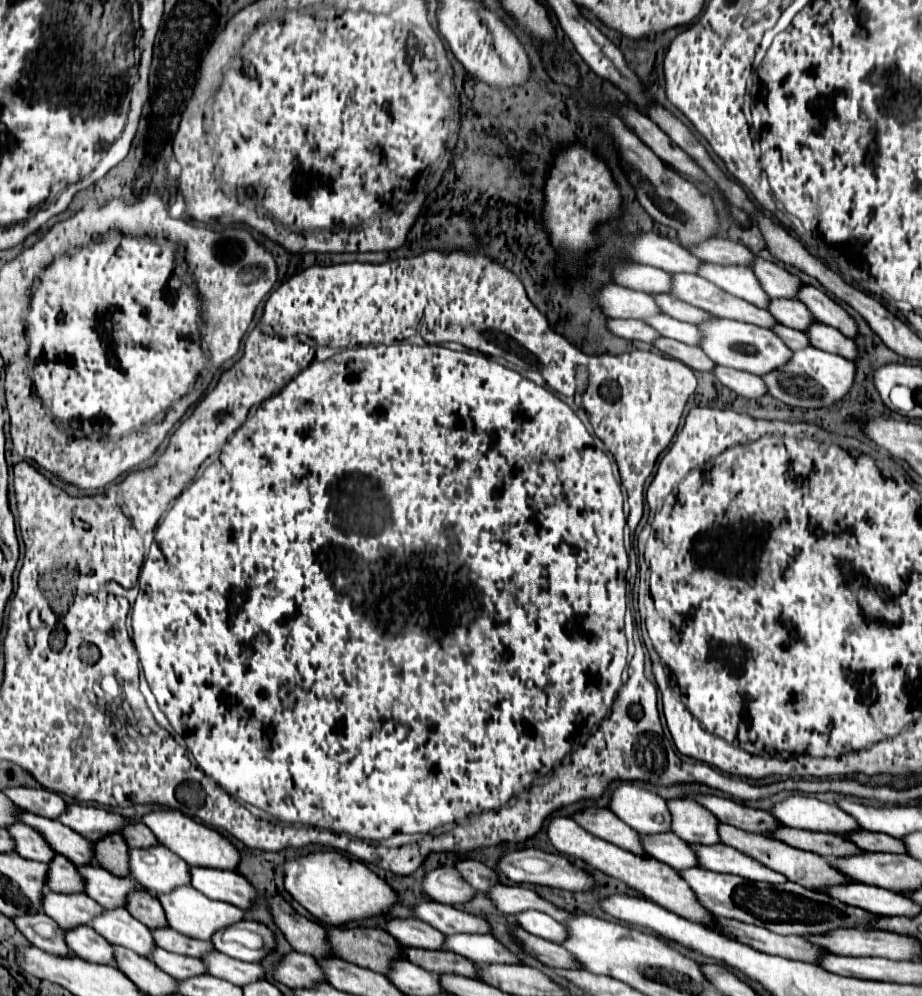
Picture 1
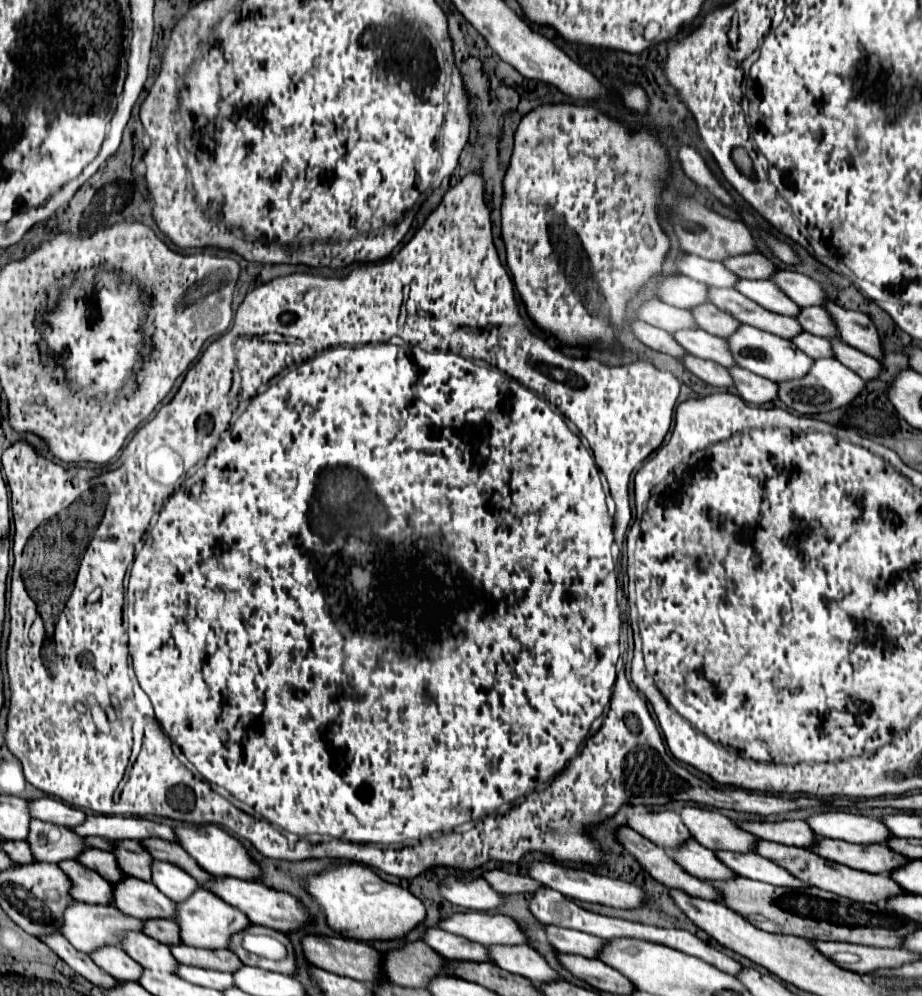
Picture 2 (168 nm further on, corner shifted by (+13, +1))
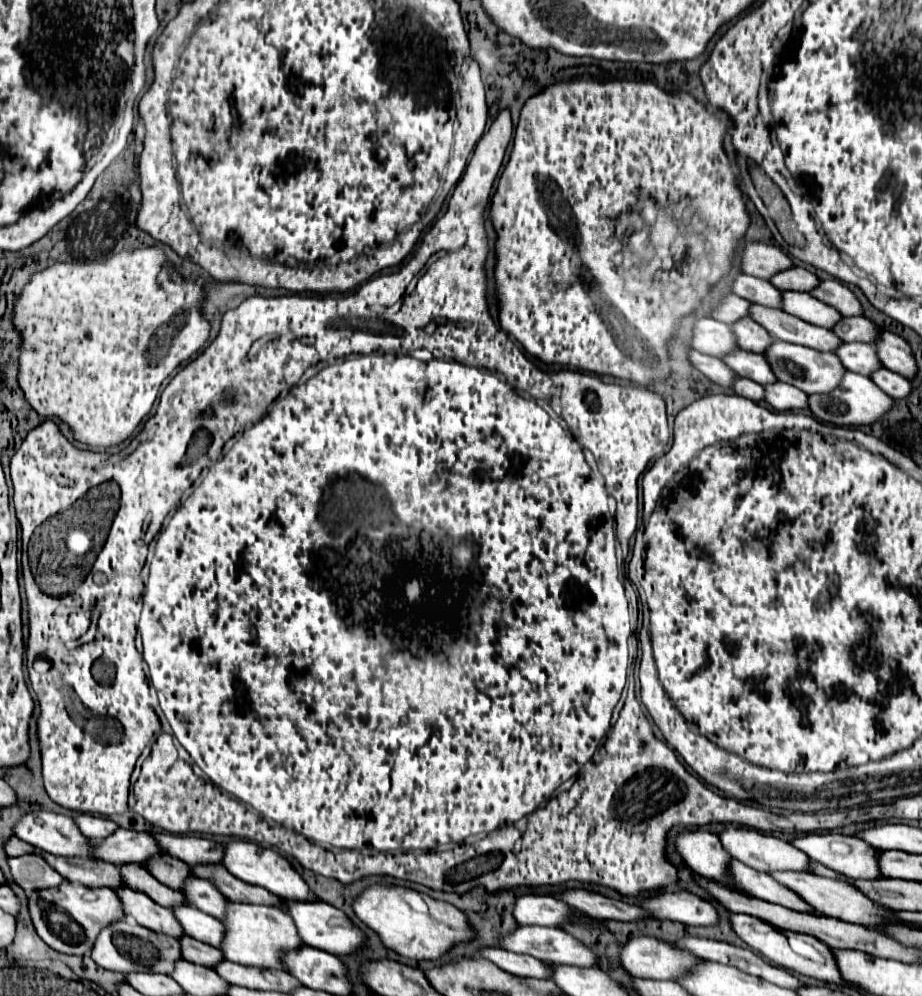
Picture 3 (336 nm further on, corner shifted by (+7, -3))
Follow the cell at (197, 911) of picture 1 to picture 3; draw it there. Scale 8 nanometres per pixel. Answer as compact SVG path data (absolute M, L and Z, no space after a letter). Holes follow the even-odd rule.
M227 902L225 918L221 918L225 928L223 942L219 950L223 952L225 960L243 964L243 966L259 966L259 968L277 968L281 970L281 952L293 950L301 946L301 938L287 914L279 912L273 906L255 906L255 904L241 904L241 902Z

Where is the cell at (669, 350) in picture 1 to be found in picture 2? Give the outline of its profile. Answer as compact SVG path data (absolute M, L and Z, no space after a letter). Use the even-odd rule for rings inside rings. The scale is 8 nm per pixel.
M691 354L687 358L683 358L681 362L687 366L687 370L691 370L695 376L699 376L703 382L707 382L711 386L717 386L717 388L731 388L733 386L733 378L731 378L729 370L719 364L701 360Z

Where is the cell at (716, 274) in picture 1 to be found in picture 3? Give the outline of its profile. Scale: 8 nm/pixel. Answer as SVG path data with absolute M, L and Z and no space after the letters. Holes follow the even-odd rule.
M797 290L781 292L781 310L823 328L831 328L833 324L837 324L837 320L841 320L837 310L815 300L811 294L797 292Z

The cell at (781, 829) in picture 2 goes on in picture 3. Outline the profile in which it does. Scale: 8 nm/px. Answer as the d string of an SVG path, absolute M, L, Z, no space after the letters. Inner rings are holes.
M815 832L789 842L815 862L821 862L823 866L841 872L849 878L879 878L875 862L877 850L853 836L843 836L835 832Z

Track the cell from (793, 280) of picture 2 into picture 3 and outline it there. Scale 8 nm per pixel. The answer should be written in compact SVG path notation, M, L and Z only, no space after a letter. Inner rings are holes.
M823 280L817 290L809 292L811 296L815 296L817 300L833 306L835 310L839 310L841 316L857 316L863 314L859 300L855 298L855 294L847 288L847 284L839 282L839 280Z

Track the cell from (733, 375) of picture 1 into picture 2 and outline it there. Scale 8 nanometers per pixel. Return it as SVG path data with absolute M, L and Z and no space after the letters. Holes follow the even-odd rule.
M731 368L729 370L733 380L735 380L735 390L737 394L745 400L745 402L751 402L751 404L767 404L767 402L773 402L777 400L777 382L771 382L767 378L761 378L761 376L755 376L753 372L747 372L745 368Z

